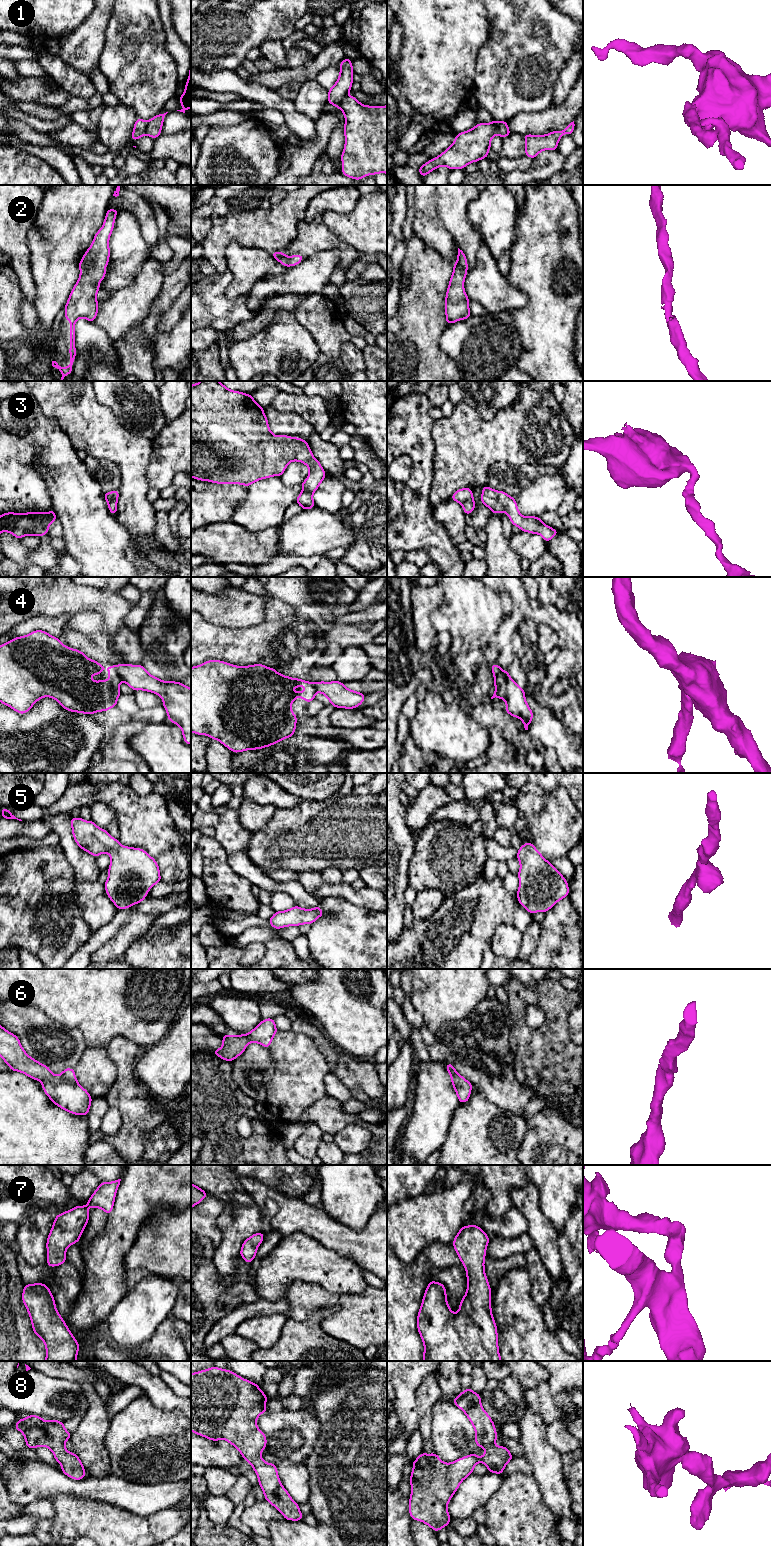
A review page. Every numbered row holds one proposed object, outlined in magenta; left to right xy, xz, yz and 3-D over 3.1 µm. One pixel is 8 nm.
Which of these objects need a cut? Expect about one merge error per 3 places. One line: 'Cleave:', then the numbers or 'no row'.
Cleave: 1, 4

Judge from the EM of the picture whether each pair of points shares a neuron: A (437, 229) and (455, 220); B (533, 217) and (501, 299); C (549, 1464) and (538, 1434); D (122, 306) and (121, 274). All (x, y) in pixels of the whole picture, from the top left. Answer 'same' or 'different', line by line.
A: different
B: different
C: same
D: different

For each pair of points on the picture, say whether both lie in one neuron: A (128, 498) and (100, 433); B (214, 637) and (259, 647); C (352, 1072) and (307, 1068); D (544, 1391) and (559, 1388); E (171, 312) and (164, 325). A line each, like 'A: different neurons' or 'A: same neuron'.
A: same neuron
B: same neuron
C: different neurons
D: different neurons
E: same neuron

